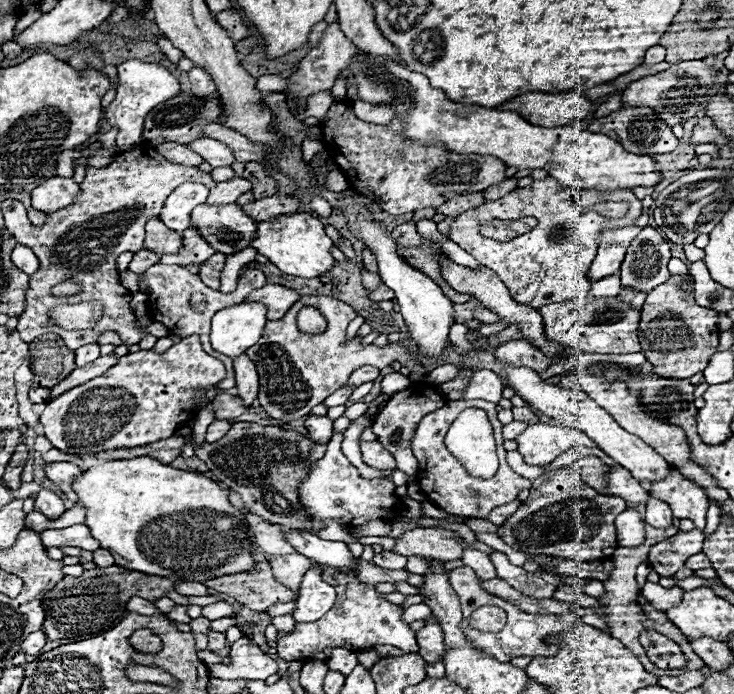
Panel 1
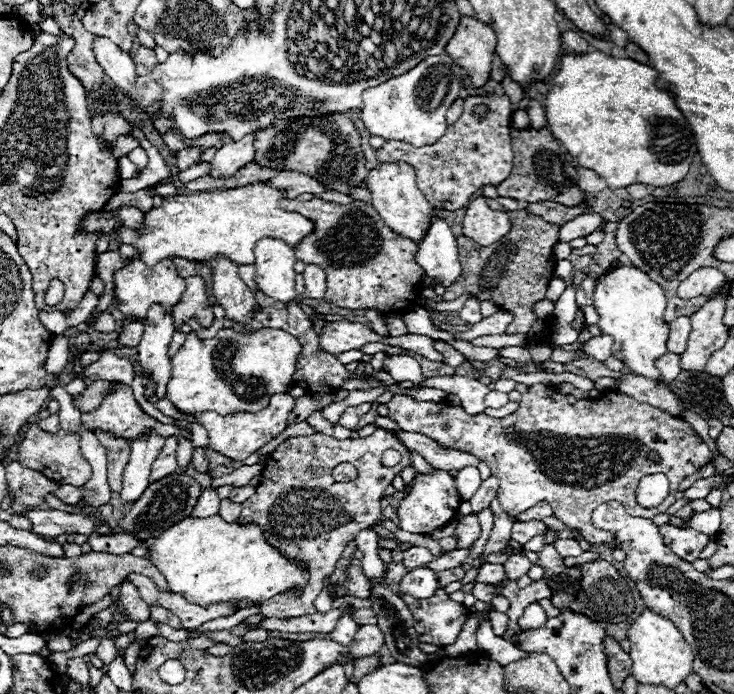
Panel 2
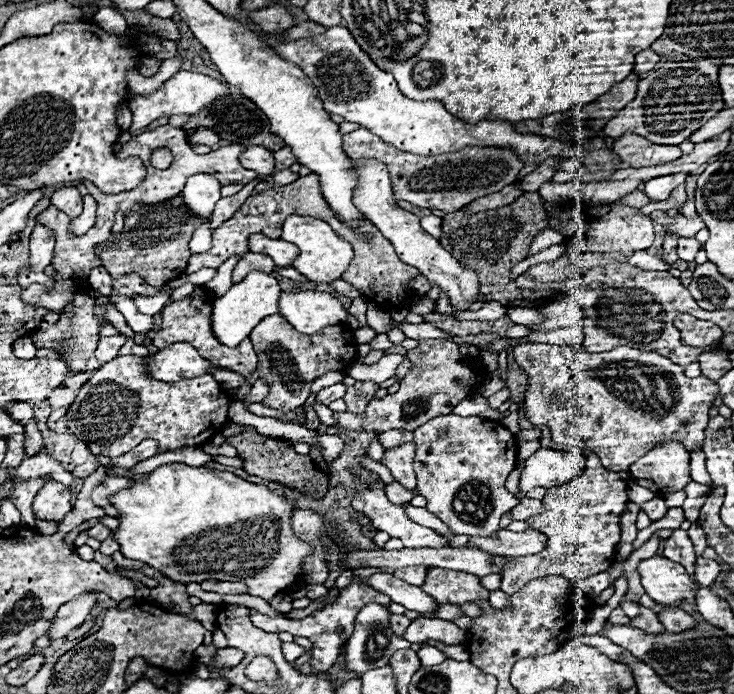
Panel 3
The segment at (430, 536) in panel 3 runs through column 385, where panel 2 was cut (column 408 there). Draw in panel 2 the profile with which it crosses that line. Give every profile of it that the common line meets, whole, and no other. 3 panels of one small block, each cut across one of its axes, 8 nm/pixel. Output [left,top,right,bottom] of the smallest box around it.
[396,470,462,534]

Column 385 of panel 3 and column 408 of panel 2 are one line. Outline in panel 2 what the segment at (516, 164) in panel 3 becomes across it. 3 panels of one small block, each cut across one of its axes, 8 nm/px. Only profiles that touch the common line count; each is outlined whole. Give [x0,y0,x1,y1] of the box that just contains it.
[376,96,512,210]

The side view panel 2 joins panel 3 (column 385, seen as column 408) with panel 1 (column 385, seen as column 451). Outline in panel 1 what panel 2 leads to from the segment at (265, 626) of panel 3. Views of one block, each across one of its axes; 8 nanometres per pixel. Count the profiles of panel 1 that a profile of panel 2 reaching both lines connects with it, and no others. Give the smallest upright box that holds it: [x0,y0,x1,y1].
[276,568,416,662]

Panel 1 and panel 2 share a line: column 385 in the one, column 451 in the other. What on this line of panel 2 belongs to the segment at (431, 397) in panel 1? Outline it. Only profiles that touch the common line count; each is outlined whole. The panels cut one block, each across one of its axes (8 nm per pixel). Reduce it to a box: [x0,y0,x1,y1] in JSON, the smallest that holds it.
[388,384,712,548]

